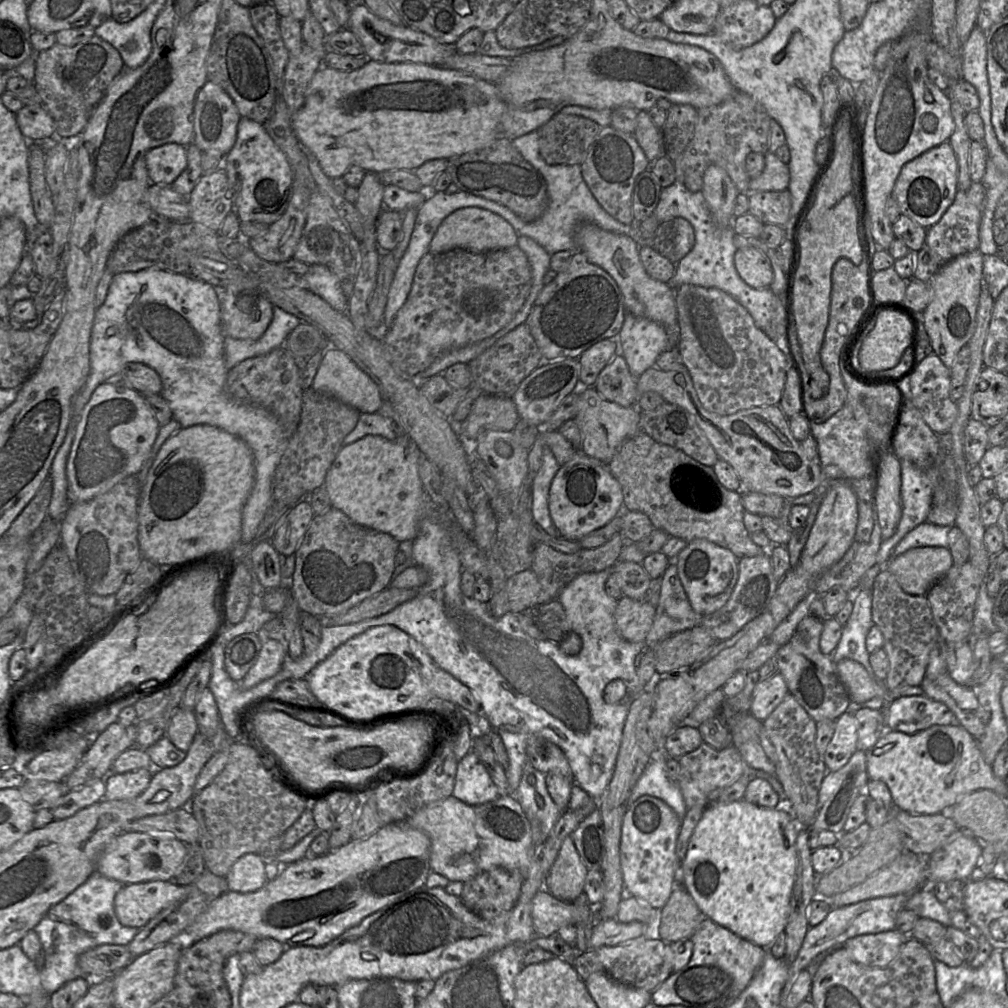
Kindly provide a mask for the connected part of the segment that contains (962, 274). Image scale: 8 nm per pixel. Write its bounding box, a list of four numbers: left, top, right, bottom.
[923,250,983,369]

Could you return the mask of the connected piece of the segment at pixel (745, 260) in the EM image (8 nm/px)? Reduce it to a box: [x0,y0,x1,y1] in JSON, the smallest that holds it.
[734,247,774,290]

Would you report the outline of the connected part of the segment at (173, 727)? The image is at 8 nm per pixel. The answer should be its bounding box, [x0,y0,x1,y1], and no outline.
[166,707,198,752]

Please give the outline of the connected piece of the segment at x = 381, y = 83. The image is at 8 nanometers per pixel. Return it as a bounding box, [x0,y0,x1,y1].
[292,60,505,179]

